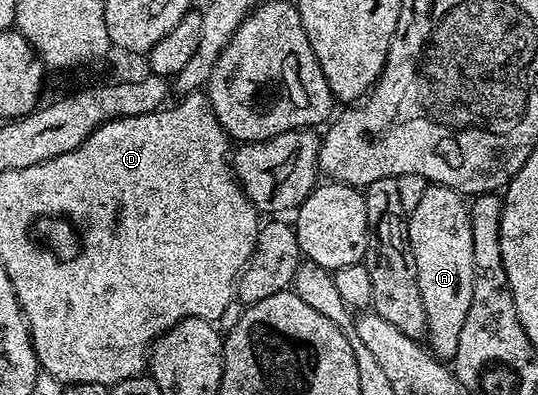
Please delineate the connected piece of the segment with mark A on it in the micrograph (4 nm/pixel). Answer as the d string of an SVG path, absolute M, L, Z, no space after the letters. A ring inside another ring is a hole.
M430 184L424 190L424 198L420 198L416 210L408 214L406 237L410 240L410 249L416 262L420 298L424 298L425 339L428 341L428 347L439 360L453 361L456 346L460 346L460 330L464 330L464 318L468 318L468 306L472 306L475 266L470 204L464 199L462 193L445 188L442 184Z

